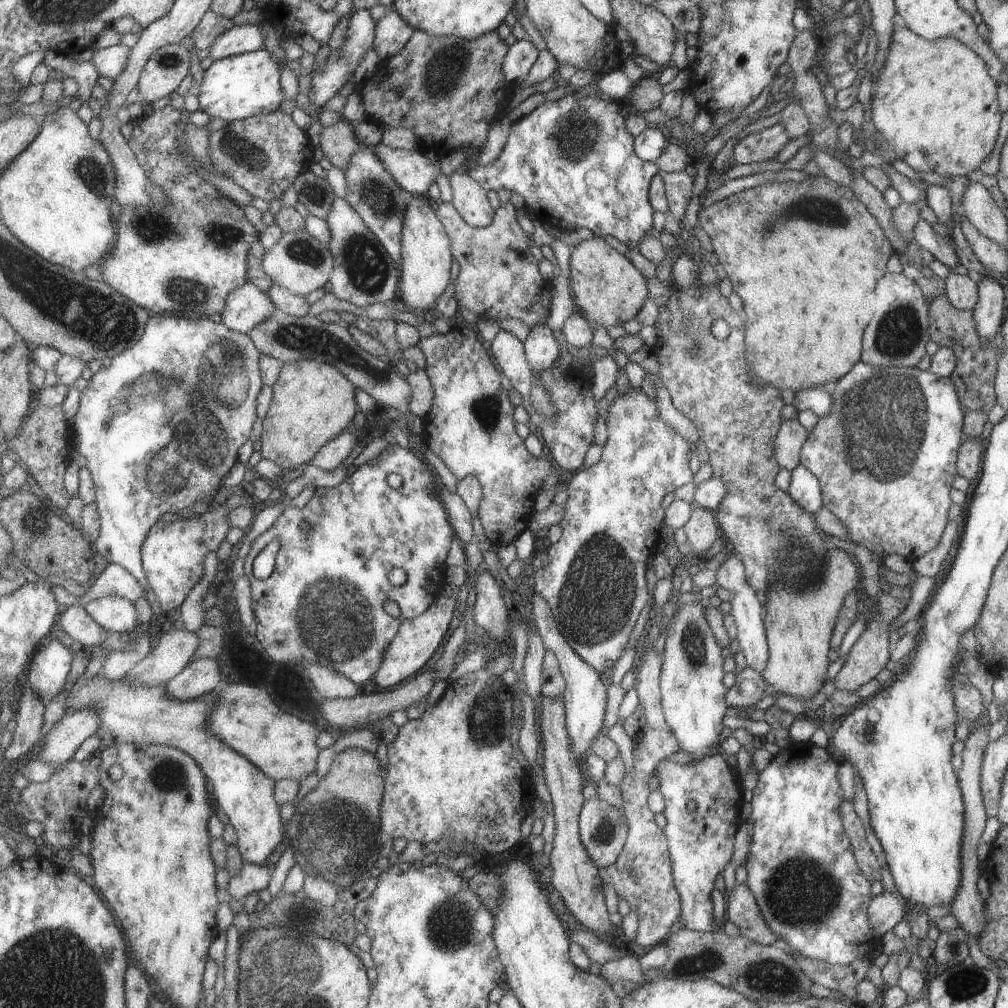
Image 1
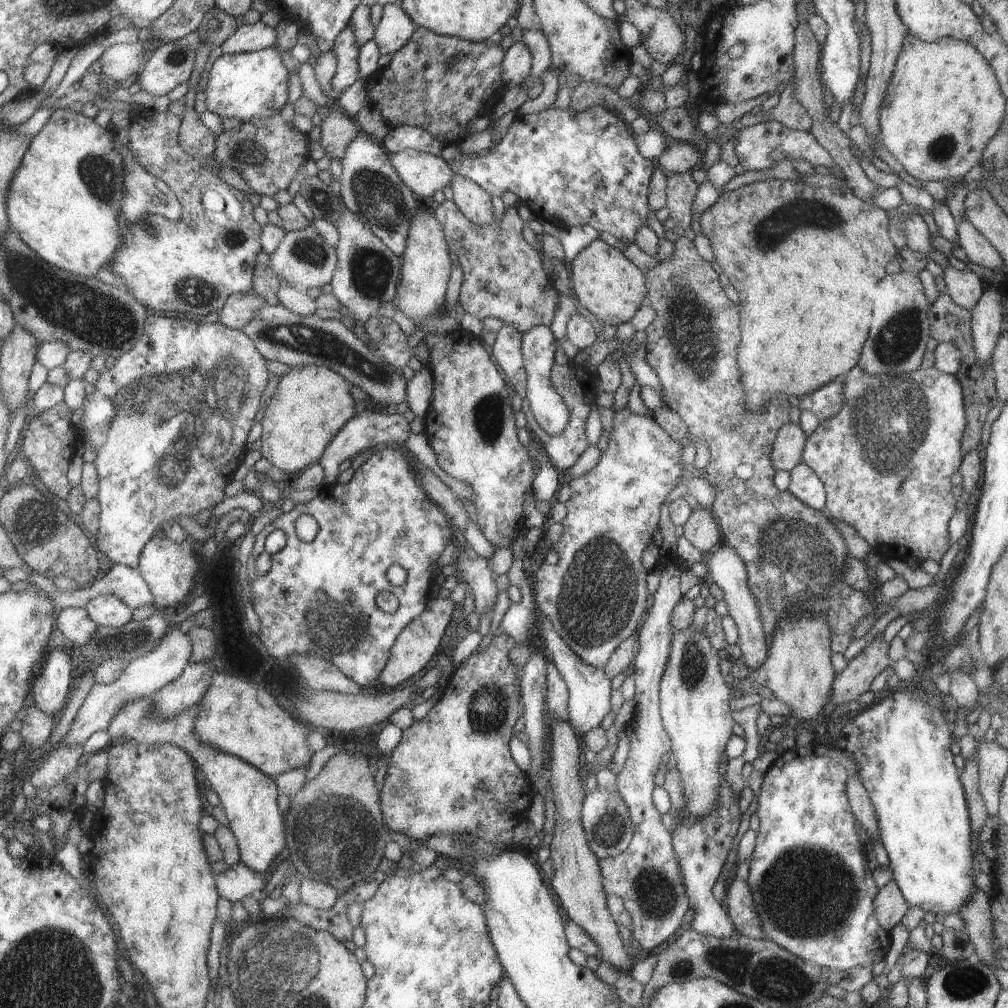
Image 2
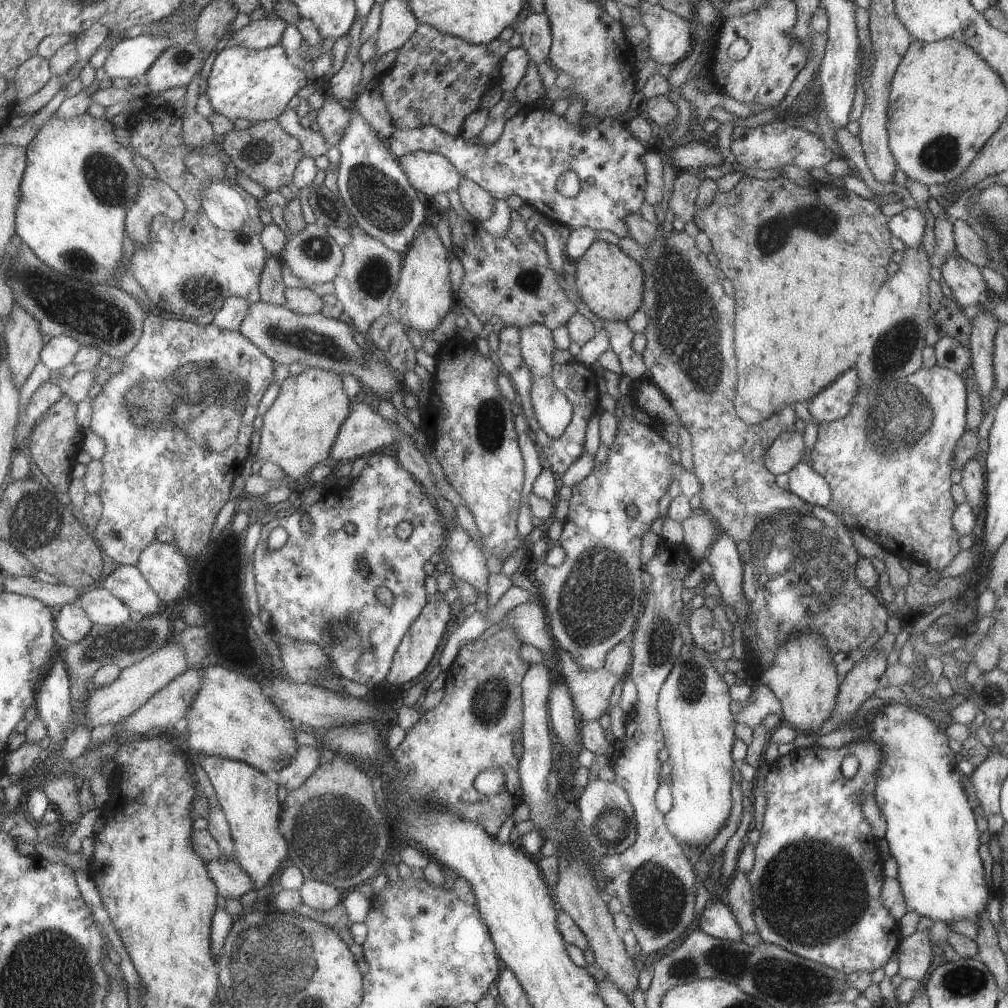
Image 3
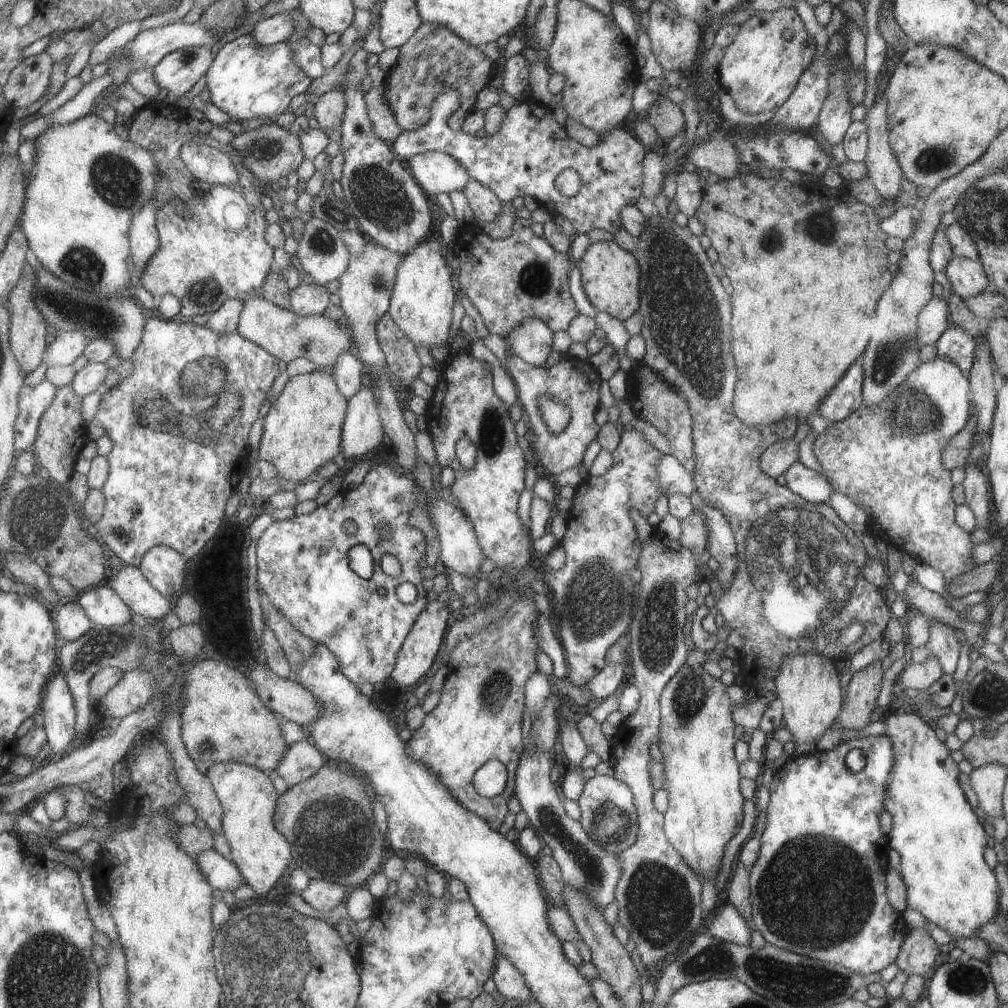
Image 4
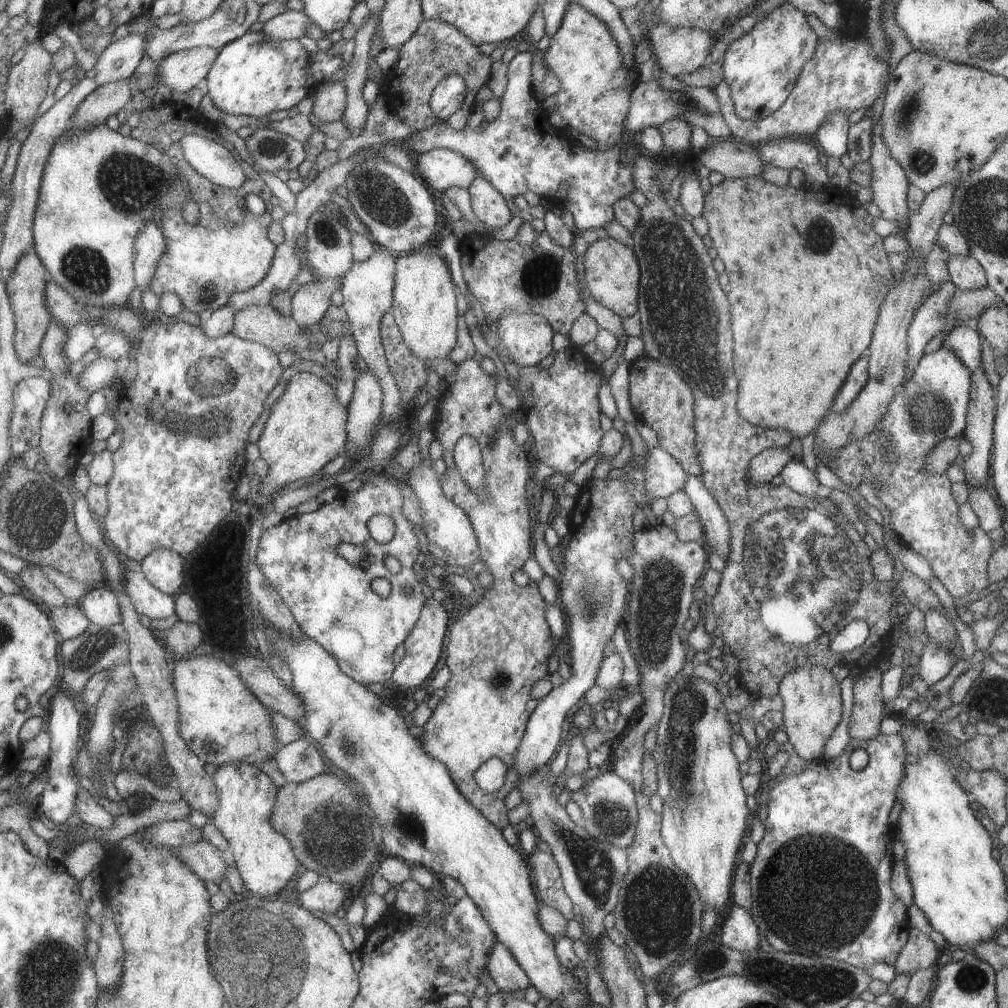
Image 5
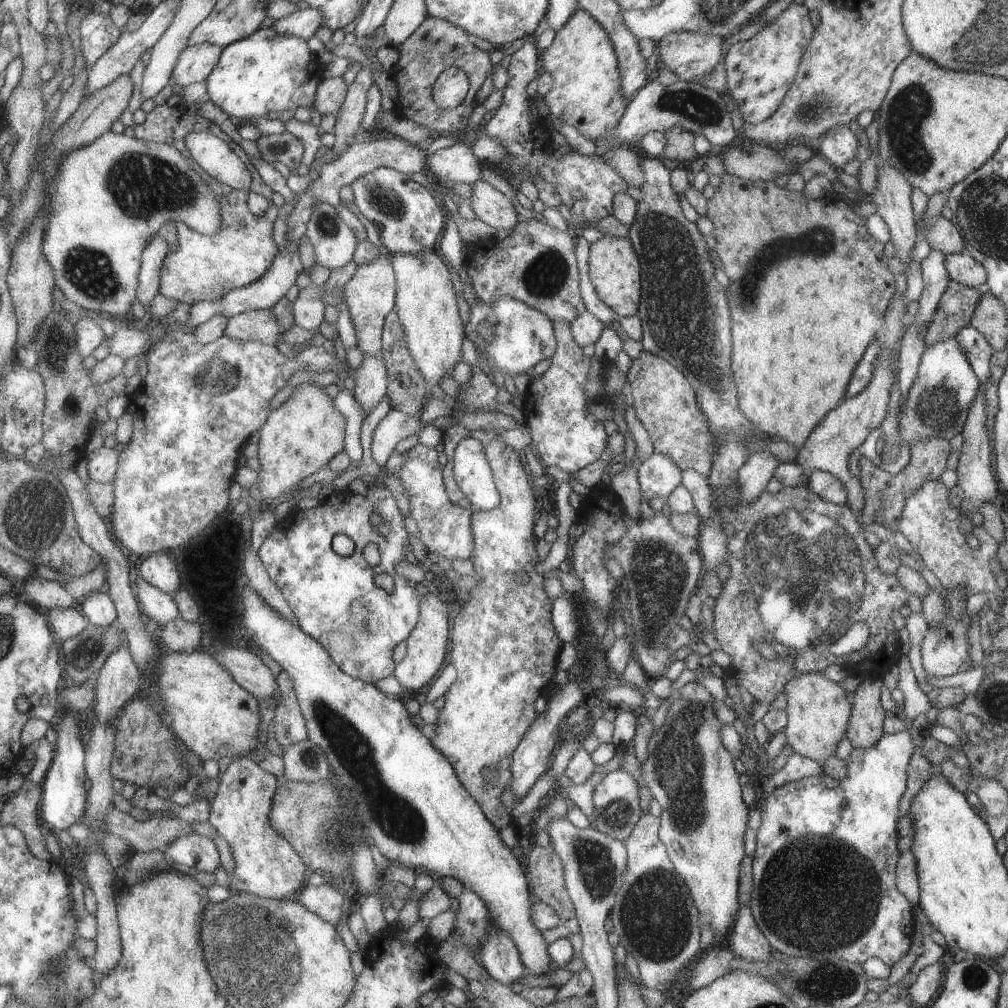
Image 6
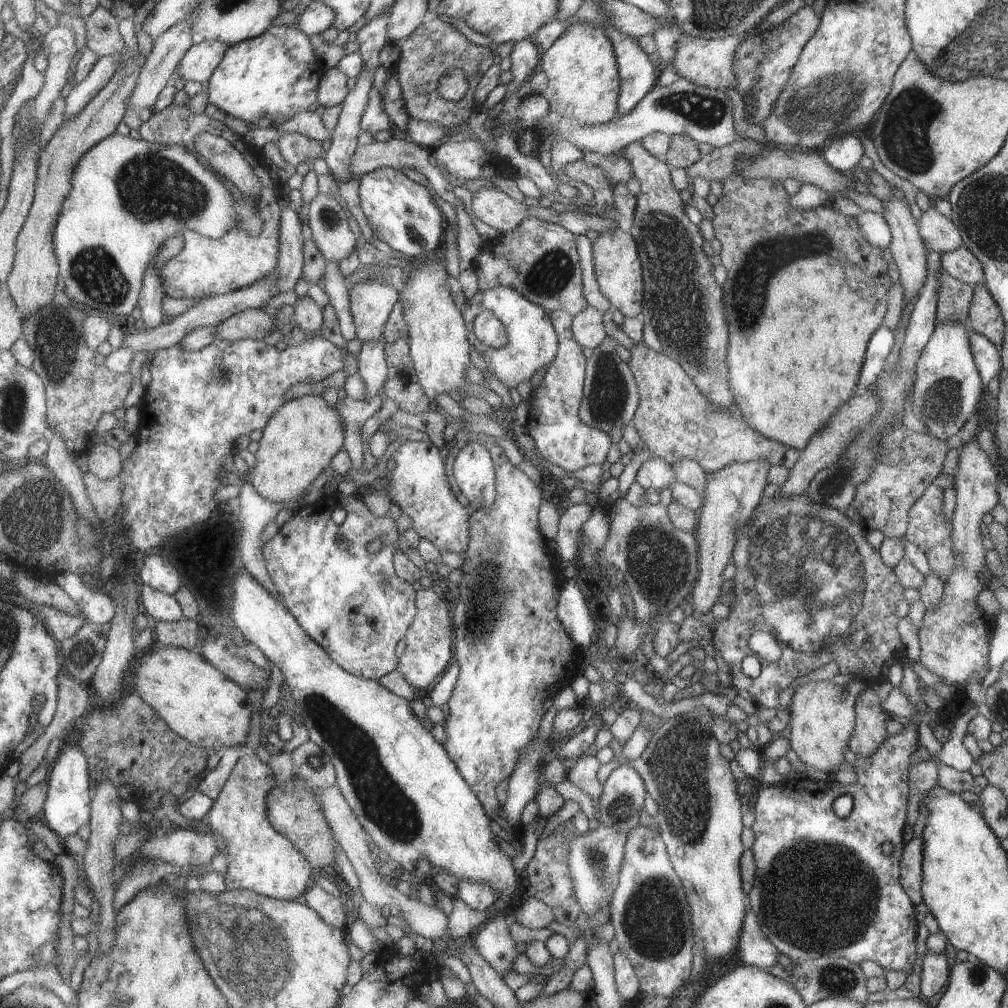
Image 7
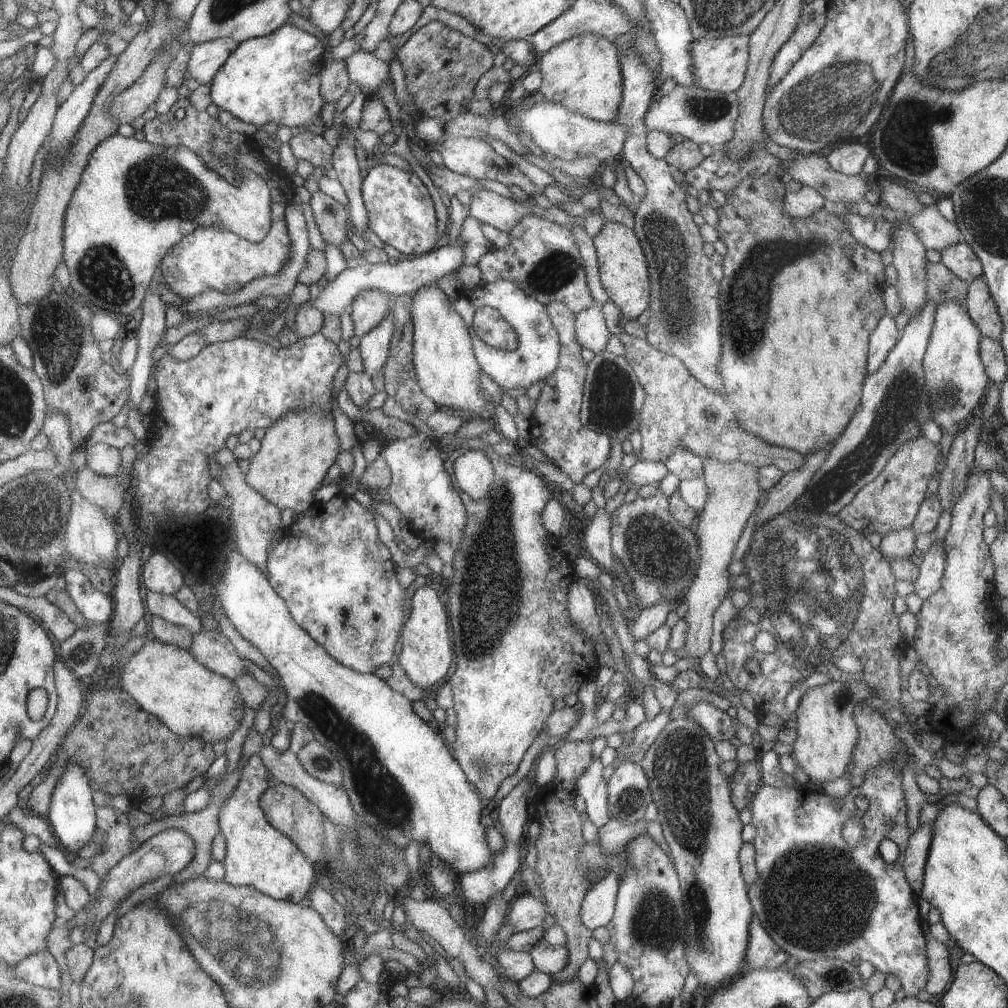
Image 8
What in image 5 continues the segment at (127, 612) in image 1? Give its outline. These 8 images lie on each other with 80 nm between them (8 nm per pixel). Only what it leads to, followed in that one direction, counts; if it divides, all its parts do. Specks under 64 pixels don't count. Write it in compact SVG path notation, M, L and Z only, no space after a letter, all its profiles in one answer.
M105 585L89 588L84 594L82 604L88 614L87 620L101 628L122 621L116 594Z

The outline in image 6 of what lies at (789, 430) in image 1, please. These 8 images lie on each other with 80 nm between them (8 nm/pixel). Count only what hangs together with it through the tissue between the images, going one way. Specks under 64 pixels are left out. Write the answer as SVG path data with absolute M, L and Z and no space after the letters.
M769 451L751 453L736 472L741 496L748 501L755 500L766 490L769 478L780 464L780 460Z

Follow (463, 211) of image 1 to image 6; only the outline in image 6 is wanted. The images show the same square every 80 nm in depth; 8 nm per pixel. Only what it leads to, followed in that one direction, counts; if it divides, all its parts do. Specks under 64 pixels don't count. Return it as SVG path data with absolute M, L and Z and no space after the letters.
M483 179L476 180L470 186L470 206L476 218L491 228L512 230L517 224L517 214L511 201Z

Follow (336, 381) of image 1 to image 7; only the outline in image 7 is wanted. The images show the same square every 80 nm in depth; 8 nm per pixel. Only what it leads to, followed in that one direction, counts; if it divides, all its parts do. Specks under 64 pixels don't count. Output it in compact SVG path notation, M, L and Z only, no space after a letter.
M302 395L284 402L262 428L261 438L253 447L254 467L246 481L261 498L302 504L301 491L330 466L331 457L342 448L342 418L322 395Z

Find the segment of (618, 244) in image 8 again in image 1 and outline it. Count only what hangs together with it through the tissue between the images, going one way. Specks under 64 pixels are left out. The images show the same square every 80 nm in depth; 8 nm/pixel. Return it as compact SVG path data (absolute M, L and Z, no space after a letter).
M602 236L578 242L570 249L568 265L575 310L581 312L593 326L622 326L624 322L636 318L648 297L647 280L626 255L609 246Z

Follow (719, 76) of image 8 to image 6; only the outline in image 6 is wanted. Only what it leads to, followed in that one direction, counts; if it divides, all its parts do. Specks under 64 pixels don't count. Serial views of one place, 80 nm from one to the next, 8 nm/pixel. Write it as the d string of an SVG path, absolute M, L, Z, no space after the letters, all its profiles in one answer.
M677 31L658 38L654 45L657 47L660 66L666 66L683 81L691 81L707 74L718 62L724 60L723 48L721 48L723 41L718 36L693 31Z

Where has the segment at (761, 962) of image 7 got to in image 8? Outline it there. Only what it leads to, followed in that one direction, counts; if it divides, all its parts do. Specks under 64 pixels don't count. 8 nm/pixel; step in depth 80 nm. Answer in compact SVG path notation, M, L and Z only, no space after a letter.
M753 914L748 926L748 941L744 952L744 964L752 969L779 969L788 957L763 930Z

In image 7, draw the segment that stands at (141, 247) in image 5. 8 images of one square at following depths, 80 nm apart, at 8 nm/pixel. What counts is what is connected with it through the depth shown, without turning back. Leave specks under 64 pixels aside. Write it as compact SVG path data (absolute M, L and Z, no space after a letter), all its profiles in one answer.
M151 262L144 272L137 301L141 312L142 328L150 329L164 322L165 315L160 309L160 300L164 295L160 276L157 275L157 270Z

